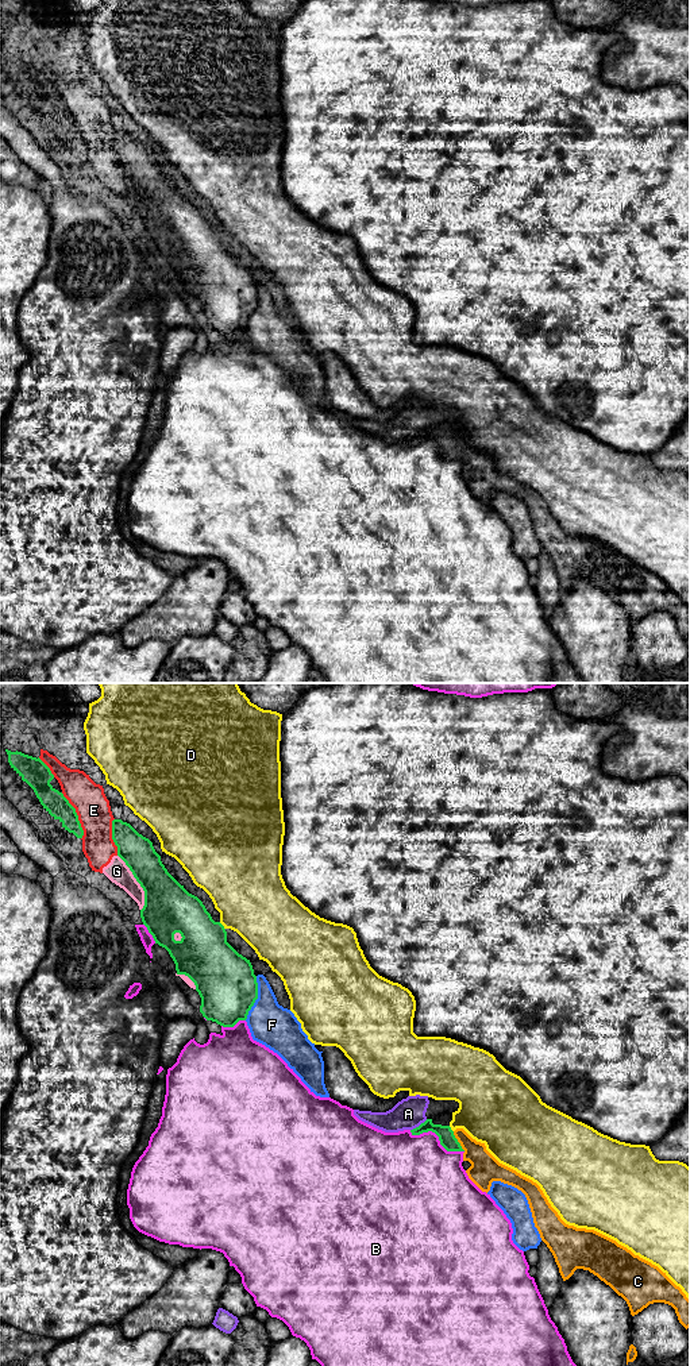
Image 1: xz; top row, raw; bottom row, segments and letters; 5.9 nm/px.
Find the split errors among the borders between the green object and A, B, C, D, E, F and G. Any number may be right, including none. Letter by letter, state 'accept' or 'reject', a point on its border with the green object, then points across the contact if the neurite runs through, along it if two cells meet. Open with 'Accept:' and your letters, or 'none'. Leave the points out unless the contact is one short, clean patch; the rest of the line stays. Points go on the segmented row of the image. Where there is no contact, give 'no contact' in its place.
Accept: C
A: reject | xz (420, 1125)
B: reject | xz (439, 1138)
C: accept | xz (457, 1141) | across xz (446, 1135), (457, 1141), (485, 1169)
D: reject | xz (223, 926)
E: reject | xz (77, 815)
F: reject | xz (257, 998)
G: reject | xz (138, 882)

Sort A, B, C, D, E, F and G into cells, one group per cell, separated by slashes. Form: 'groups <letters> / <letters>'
groups A / B / C / D / E G / F

